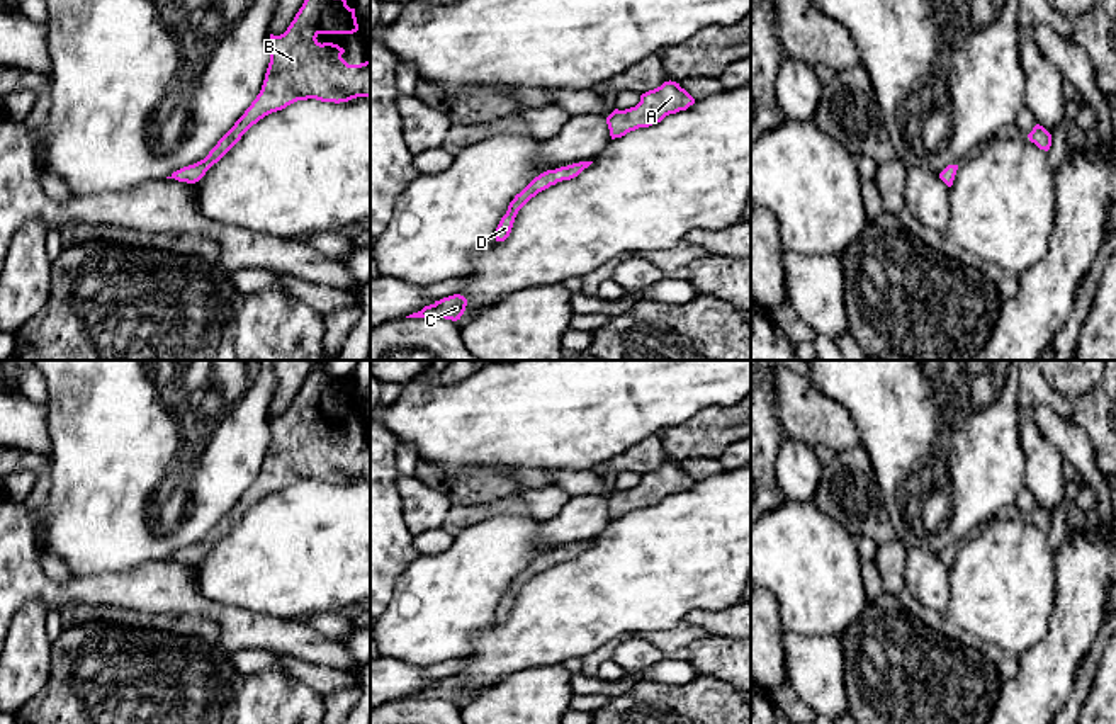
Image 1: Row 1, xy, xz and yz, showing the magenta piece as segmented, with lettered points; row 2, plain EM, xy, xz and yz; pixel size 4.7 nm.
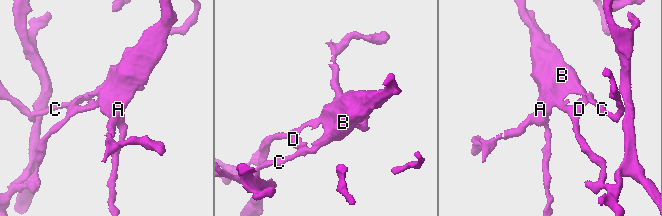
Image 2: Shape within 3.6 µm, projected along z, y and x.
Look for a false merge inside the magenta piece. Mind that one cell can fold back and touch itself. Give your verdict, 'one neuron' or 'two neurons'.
one neuron

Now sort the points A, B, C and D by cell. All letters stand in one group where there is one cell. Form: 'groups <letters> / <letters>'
groups A B C D

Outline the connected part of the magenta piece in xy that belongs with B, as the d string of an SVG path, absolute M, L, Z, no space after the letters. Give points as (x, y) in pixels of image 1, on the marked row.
M304 0L287 31L280 36L270 34L270 63L260 93L234 122L234 126L217 141L209 155L189 167L173 172L166 178L195 184L217 163L241 136L265 116L282 110L297 100L316 99L321 102L348 102L357 97L370 97L370 61L348 65L341 54L343 48L333 42L319 42L319 34L353 34L358 31L355 8L347 0Z

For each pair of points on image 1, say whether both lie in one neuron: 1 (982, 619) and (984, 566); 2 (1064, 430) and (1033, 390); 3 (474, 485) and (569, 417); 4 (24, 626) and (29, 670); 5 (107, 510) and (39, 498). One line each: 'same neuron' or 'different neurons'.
1: same neuron
2: different neurons
3: different neurons
4: same neuron
5: different neurons

